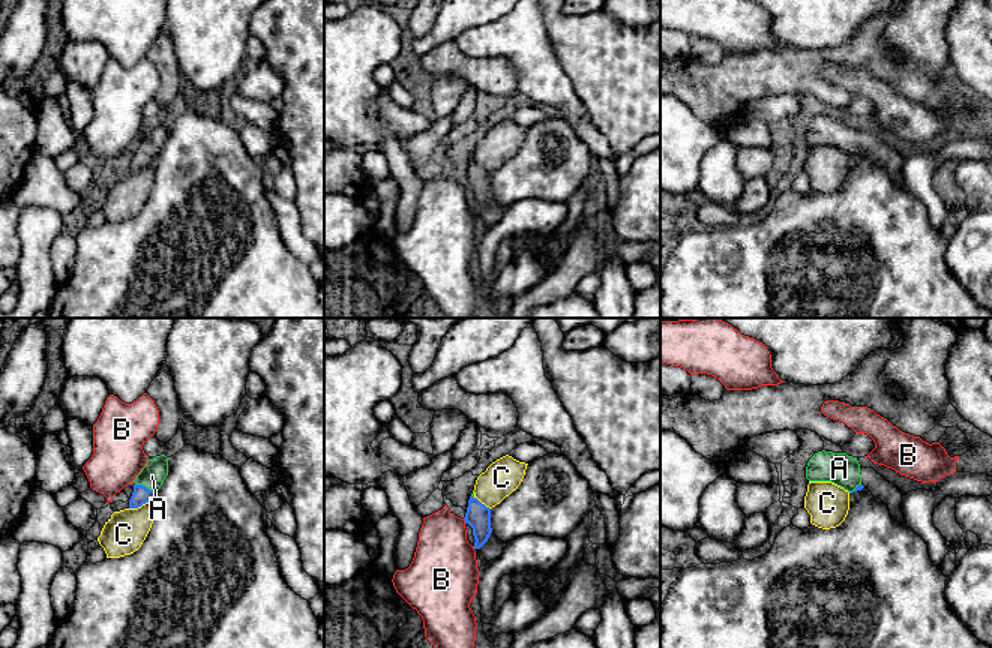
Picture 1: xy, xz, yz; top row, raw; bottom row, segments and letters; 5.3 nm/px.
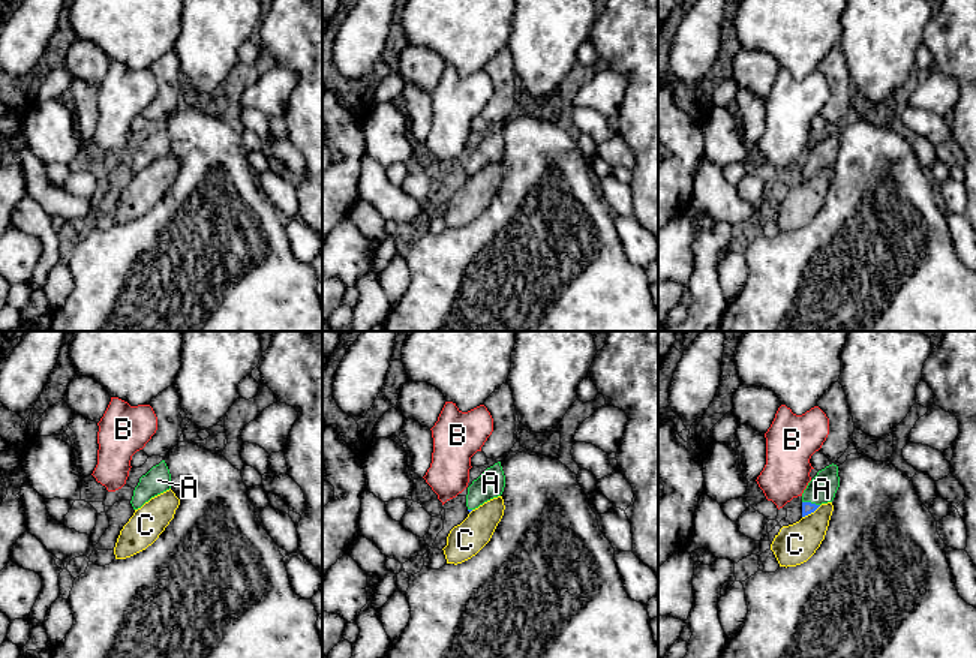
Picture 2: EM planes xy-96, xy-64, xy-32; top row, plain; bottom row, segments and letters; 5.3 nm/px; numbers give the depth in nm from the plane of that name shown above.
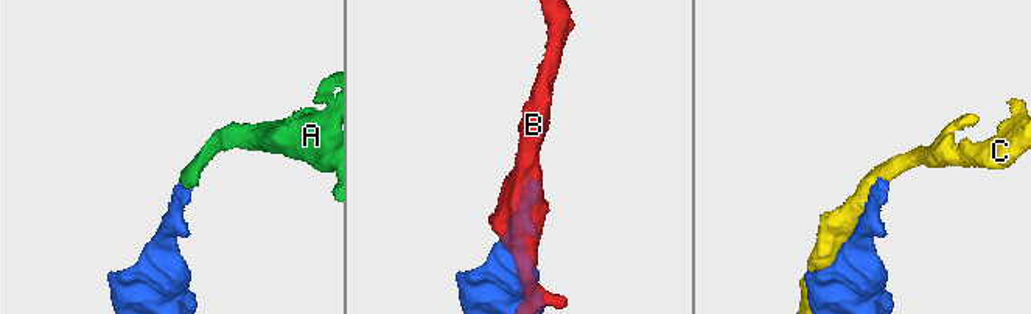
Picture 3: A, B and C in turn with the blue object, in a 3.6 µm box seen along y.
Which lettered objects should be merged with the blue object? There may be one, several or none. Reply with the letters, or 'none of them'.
A

